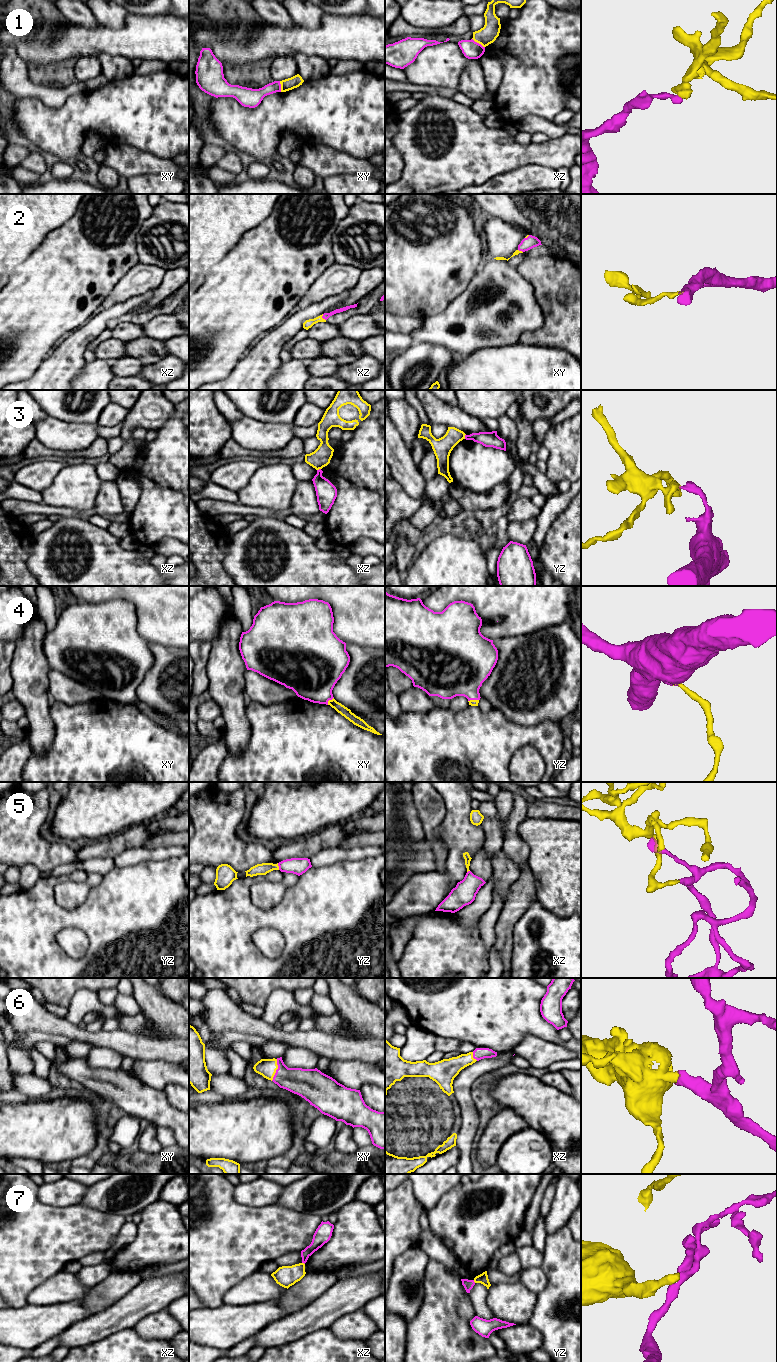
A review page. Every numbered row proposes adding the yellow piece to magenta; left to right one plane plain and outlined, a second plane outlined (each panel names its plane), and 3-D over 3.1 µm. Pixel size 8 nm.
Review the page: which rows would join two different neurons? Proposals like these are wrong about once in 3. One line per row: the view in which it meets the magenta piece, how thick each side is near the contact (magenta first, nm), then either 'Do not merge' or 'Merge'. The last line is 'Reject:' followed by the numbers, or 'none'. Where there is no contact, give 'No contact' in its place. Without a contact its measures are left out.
1: Touches magenta in xz. Thickness 140 nm (magenta) against 140 nm. Do not merge
2: Touches magenta in xz. Thickness 50 nm (magenta) against 70 nm. Merge
3: Touches magenta in yz. Thickness 130 nm (magenta) against 160 nm. Do not merge
4: Touches magenta in xy. Thickness 400 nm (magenta) against 80 nm. Merge
5: Touches magenta in yz. Thickness 140 nm (magenta) against 100 nm. Merge
6: Touches magenta in xy. Thickness 220 nm (magenta) against 150 nm. Merge
7: Touches magenta in xz. Thickness 120 nm (magenta) against 170 nm. Do not merge
Reject: 1, 3, 7

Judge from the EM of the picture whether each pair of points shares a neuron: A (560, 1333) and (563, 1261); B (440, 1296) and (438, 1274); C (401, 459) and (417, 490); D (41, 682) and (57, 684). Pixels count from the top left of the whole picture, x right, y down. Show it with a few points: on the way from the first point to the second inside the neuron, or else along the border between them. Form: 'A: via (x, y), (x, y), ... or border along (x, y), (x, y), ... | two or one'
A: via (551, 1315), (552, 1304), (563, 1292), (563, 1279) | one
B: via (440, 1291), (438, 1279) | one
C: via (403, 467), (412, 482) | one
D: border along (51, 670), (48, 675), (48, 693) | two

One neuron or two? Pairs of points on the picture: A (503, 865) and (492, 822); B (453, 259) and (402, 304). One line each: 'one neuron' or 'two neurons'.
A: one neuron
B: one neuron

